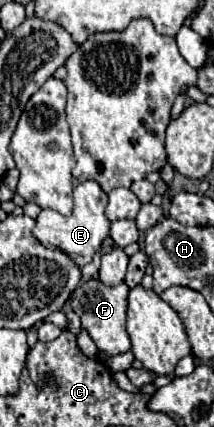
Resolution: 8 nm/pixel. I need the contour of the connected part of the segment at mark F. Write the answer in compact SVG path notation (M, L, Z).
M93 277L85 283L79 283L79 287L71 295L71 309L79 315L83 329L89 331L97 349L107 357L117 355L117 353L125 353L131 349L131 341L125 331L127 293L129 293L129 287L125 281L119 285L113 285L113 287L105 287L105 283L99 281L99 277Z

